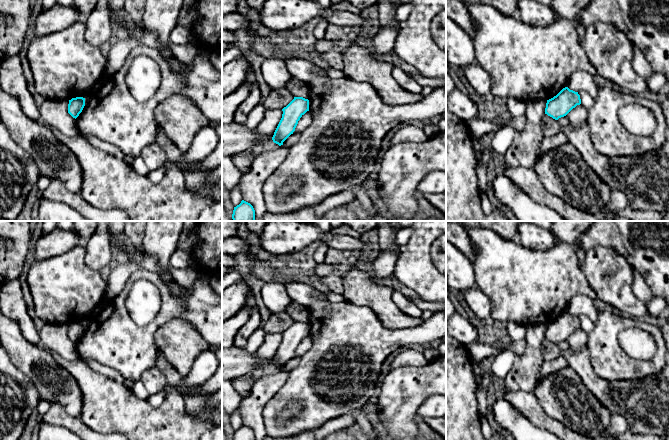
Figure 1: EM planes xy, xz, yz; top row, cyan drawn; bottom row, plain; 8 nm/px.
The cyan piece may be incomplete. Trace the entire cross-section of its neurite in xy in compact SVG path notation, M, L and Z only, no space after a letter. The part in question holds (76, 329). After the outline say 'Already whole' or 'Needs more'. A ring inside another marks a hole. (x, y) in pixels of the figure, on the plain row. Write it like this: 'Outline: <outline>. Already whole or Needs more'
Outline: M76 321L69 324L68 328L68 337L73 341L77 342L79 338L82 336L85 330L85 322Z. Already whole

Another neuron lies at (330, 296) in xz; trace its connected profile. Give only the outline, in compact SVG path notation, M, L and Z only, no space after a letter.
M328 291L325 293L325 295L326 295L326 300L333 303L345 301L343 294L336 294L331 291Z

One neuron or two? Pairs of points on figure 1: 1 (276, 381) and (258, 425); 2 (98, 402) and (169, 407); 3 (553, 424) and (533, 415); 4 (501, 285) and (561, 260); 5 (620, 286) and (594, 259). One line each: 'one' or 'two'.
1: one
2: one
3: one
4: one
5: one

